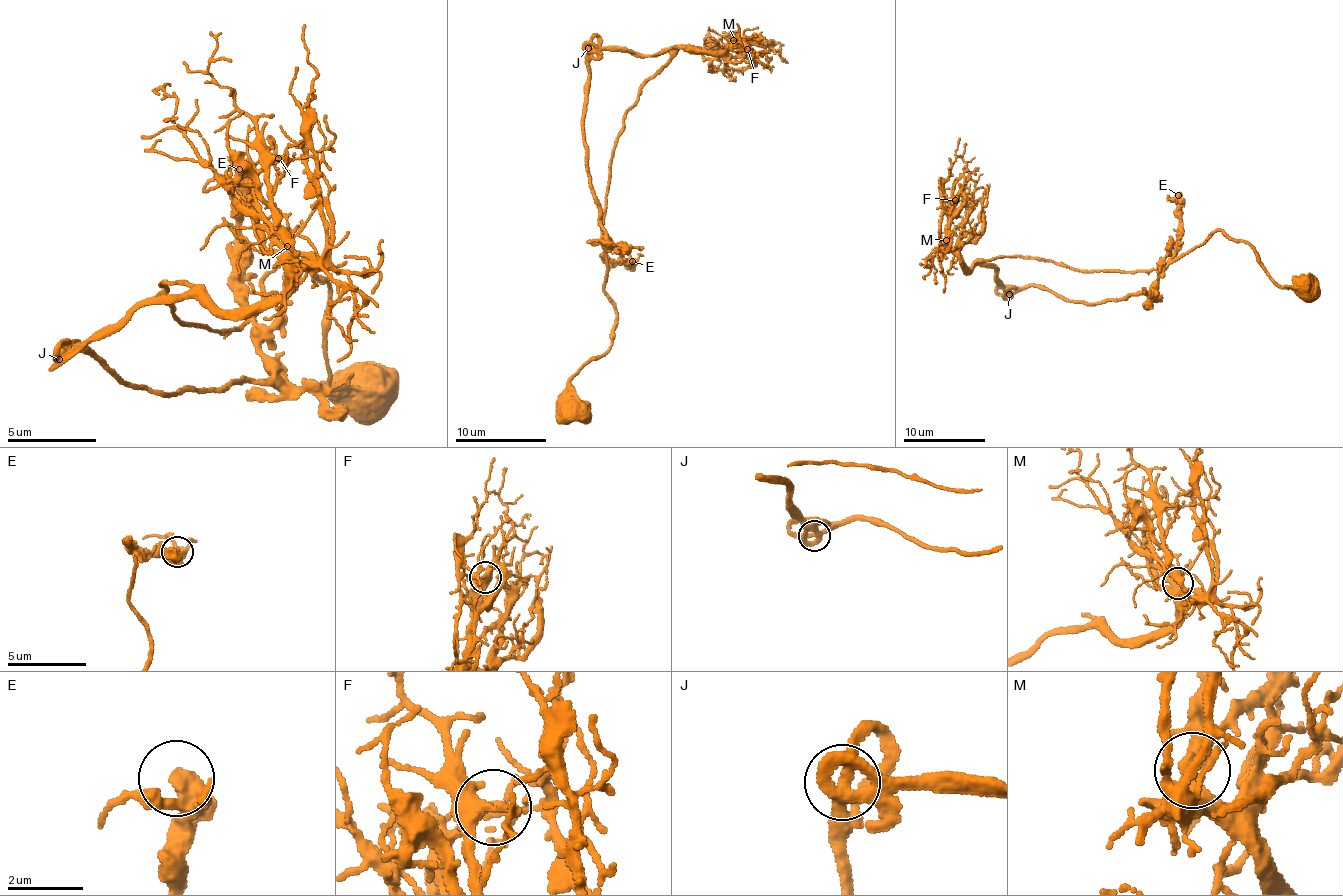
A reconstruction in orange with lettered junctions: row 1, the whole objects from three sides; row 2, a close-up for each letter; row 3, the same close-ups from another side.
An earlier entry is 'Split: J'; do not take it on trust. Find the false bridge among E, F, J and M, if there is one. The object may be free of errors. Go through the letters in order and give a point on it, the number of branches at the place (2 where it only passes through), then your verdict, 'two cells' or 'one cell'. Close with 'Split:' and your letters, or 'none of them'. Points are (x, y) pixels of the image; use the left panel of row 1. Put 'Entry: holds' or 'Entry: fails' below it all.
E: at (239, 169); 3 branches meet; one cell
F: at (278, 158); 3 branches meet; one cell
J: at (59, 359); 3 branches meet; one cell
M: at (287, 246); 3 branches meet; one cell
Split: none of them
Entry: fails

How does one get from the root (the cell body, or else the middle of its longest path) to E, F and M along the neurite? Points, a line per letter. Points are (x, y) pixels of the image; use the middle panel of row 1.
E: (572, 416), (563, 409), (567, 382), (609, 349), (617, 318), (604, 288), (605, 256), (632, 261)
F: (572, 416), (567, 382), (609, 349), (617, 318), (601, 228), (624, 114), (679, 49), (747, 49)
M: (572, 416), (567, 382), (609, 349), (617, 318), (601, 228), (624, 114), (679, 49), (718, 53), (733, 40)

